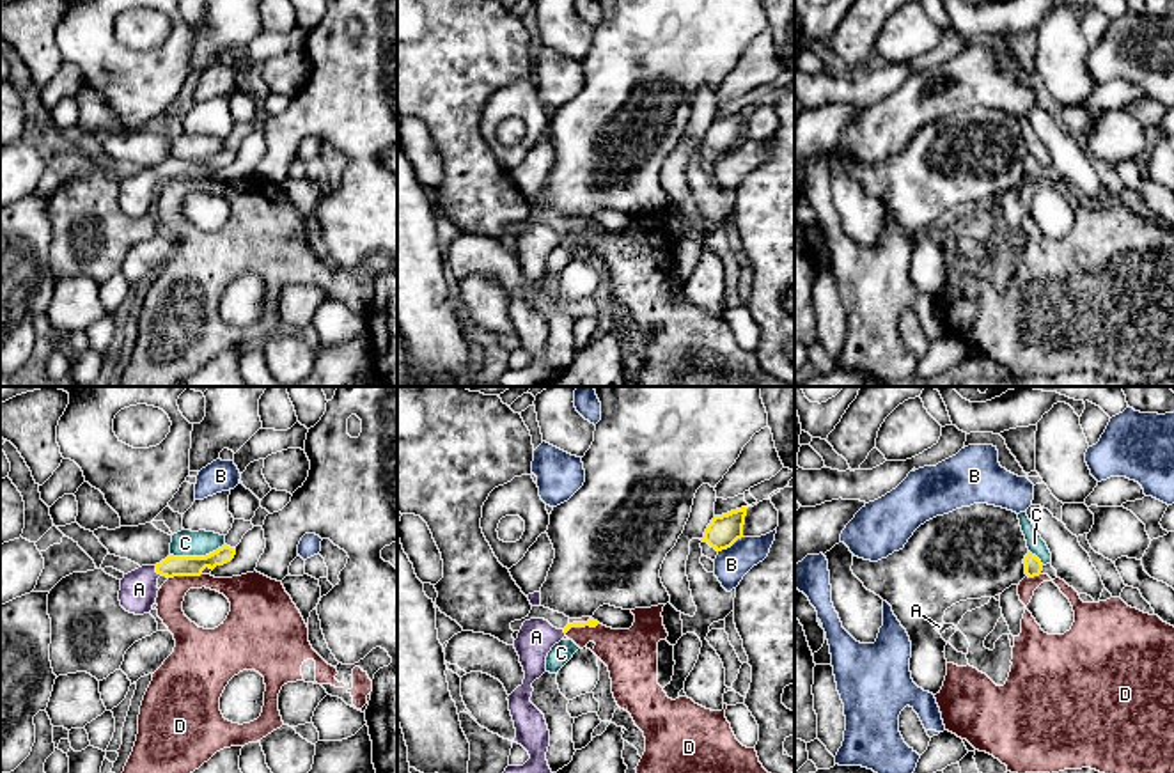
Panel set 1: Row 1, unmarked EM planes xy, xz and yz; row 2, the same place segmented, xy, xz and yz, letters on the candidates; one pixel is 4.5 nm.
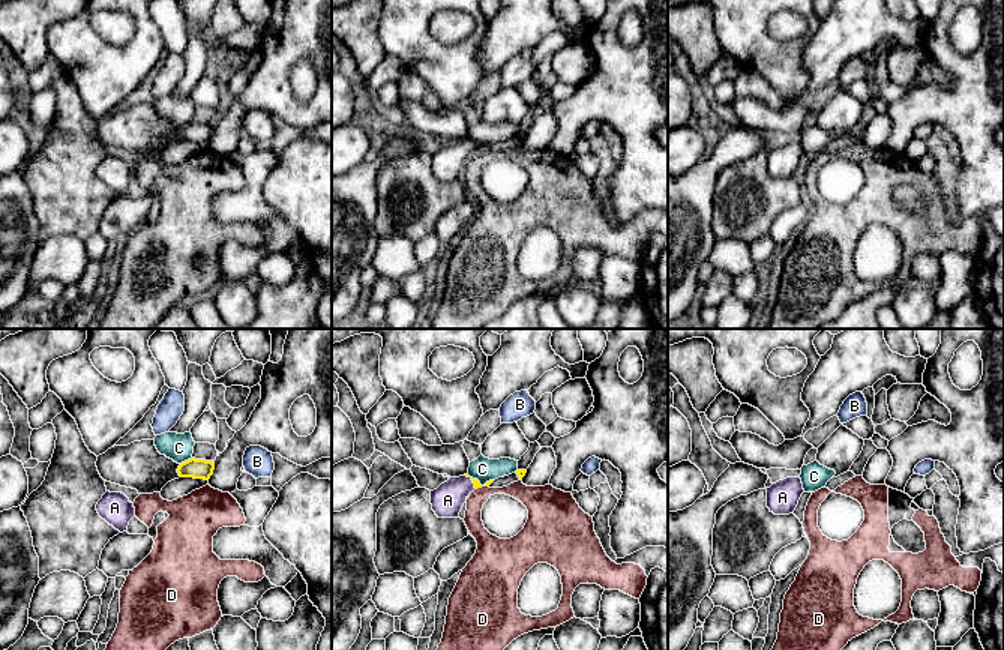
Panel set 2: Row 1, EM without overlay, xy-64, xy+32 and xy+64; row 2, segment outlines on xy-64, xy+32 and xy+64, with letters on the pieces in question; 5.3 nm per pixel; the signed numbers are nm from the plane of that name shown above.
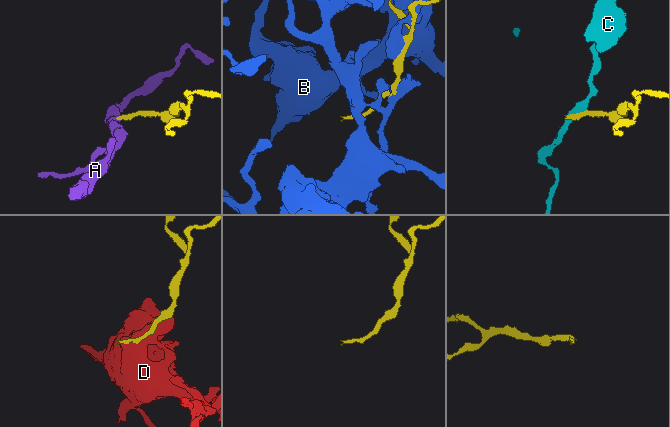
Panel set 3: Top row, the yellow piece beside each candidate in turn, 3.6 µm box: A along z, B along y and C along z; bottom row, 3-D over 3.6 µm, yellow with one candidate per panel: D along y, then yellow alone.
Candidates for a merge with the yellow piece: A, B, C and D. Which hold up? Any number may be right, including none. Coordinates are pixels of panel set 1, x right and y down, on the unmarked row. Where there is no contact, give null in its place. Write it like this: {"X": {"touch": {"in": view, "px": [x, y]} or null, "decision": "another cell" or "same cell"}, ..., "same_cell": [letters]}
{"A": {"touch": {"in": "xy", "px": [156, 174]}, "decision": "same cell"}, "B": {"touch": {"in": "xz", "px": [729, 149]}, "decision": "another cell"}, "C": {"touch": {"in": "xy", "px": [197, 160]}, "decision": "another cell"}, "D": {"touch": {"in": "xz", "px": [582, 229]}, "decision": "another cell"}, "same_cell": ["A"]}

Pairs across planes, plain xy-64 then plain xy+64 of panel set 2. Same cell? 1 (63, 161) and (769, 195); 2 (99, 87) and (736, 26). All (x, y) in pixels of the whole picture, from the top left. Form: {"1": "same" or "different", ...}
{"1": "same", "2": "same"}

